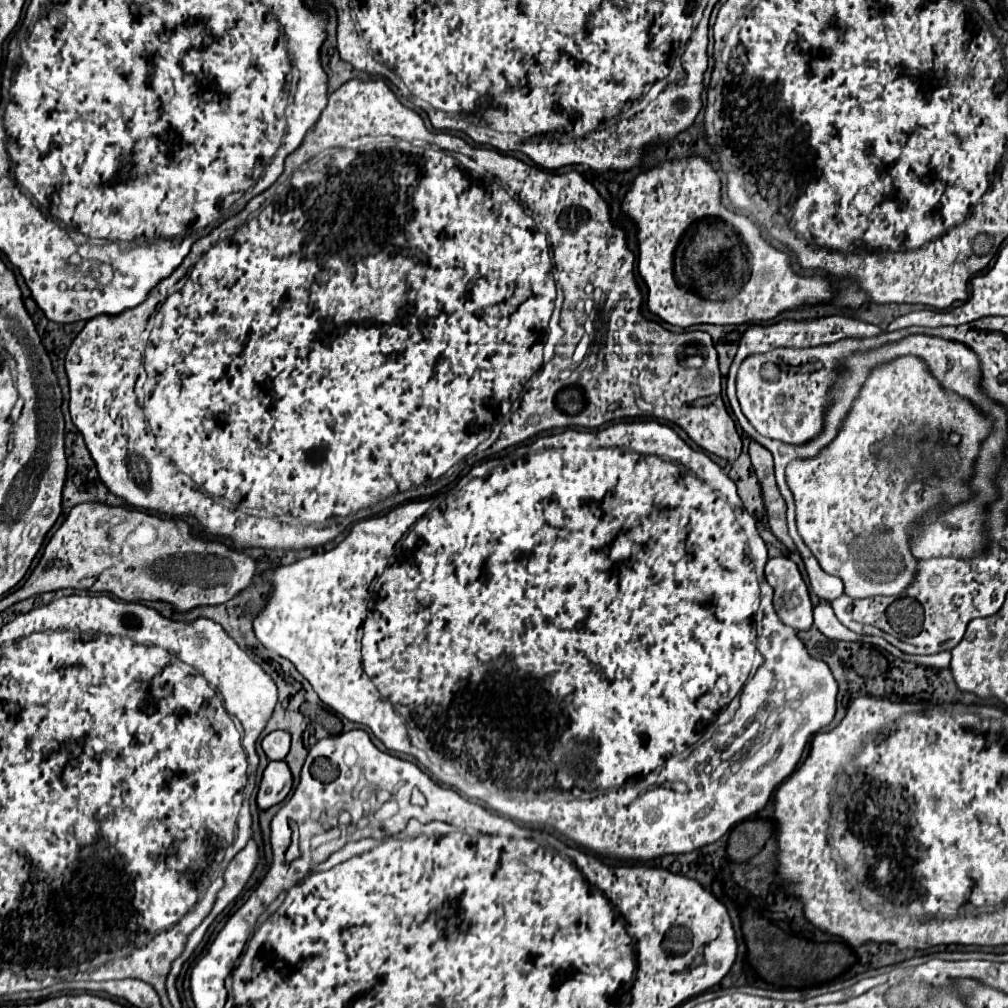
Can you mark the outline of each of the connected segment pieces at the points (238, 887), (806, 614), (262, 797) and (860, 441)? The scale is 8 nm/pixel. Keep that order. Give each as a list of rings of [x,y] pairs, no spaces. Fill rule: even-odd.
[[[250,839],[248,845],[226,867],[226,871],[224,871],[224,887],[218,891],[216,903],[214,903],[210,913],[220,913],[230,901],[234,901],[240,895],[246,881],[250,879],[250,875],[256,869],[256,861],[258,861],[258,847]]]
[[[788,557],[768,559],[766,581],[774,587],[774,609],[778,617],[798,631],[810,629],[814,621],[812,601],[796,563]]]
[[[270,761],[264,769],[260,789],[256,795],[256,803],[260,811],[270,809],[276,803],[282,803],[292,787],[292,773],[286,761]]]
[[[910,355],[910,357],[898,357],[898,359],[894,359],[892,363],[886,363],[886,365],[882,365],[882,367],[876,367],[876,369],[870,373],[870,377],[866,379],[864,387],[860,389],[858,399],[854,401],[854,407],[850,409],[846,421],[842,423],[842,429],[840,429],[838,437],[836,437],[818,457],[814,457],[814,459],[796,459],[796,461],[792,461],[792,463],[788,465],[788,469],[786,469],[786,483],[788,483],[788,487],[790,487],[792,495],[794,495],[794,505],[796,505],[796,527],[798,527],[798,533],[800,533],[802,541],[808,545],[808,549],[814,553],[814,557],[818,559],[820,567],[822,567],[826,573],[838,575],[838,577],[842,579],[842,583],[844,583],[844,593],[846,593],[848,597],[852,597],[852,599],[870,597],[870,595],[894,595],[894,597],[896,597],[896,595],[902,595],[902,591],[912,583],[914,573],[916,573],[916,559],[914,559],[912,553],[910,553],[908,535],[910,535],[910,531],[913,531],[914,528],[920,525],[922,517],[928,513],[930,507],[937,507],[940,504],[945,504],[947,505],[946,507],[953,507],[971,498],[972,492],[967,481],[974,472],[974,464],[979,454],[980,441],[982,441],[982,439],[986,437],[986,433],[990,431],[990,423],[992,423],[992,421],[990,421],[988,417],[984,417],[982,413],[978,413],[966,399],[962,399],[962,397],[958,397],[958,395],[952,395],[950,391],[944,391],[944,389],[938,385],[938,381],[930,375],[930,371],[928,371],[928,367],[926,367],[926,363],[924,363],[922,359],[912,357],[912,355]],[[922,443],[926,443],[926,445],[938,445],[938,447],[924,447],[924,455],[926,455],[926,459],[930,459],[930,457],[936,455],[938,461],[940,461],[940,467],[938,467],[938,469],[944,467],[946,473],[932,475],[934,471],[932,471],[932,467],[930,467],[926,461],[918,461],[918,463],[916,463],[916,447],[922,447]],[[916,473],[924,473],[924,477],[926,477],[926,475],[932,475],[932,477],[928,477],[928,479],[918,479]]]

